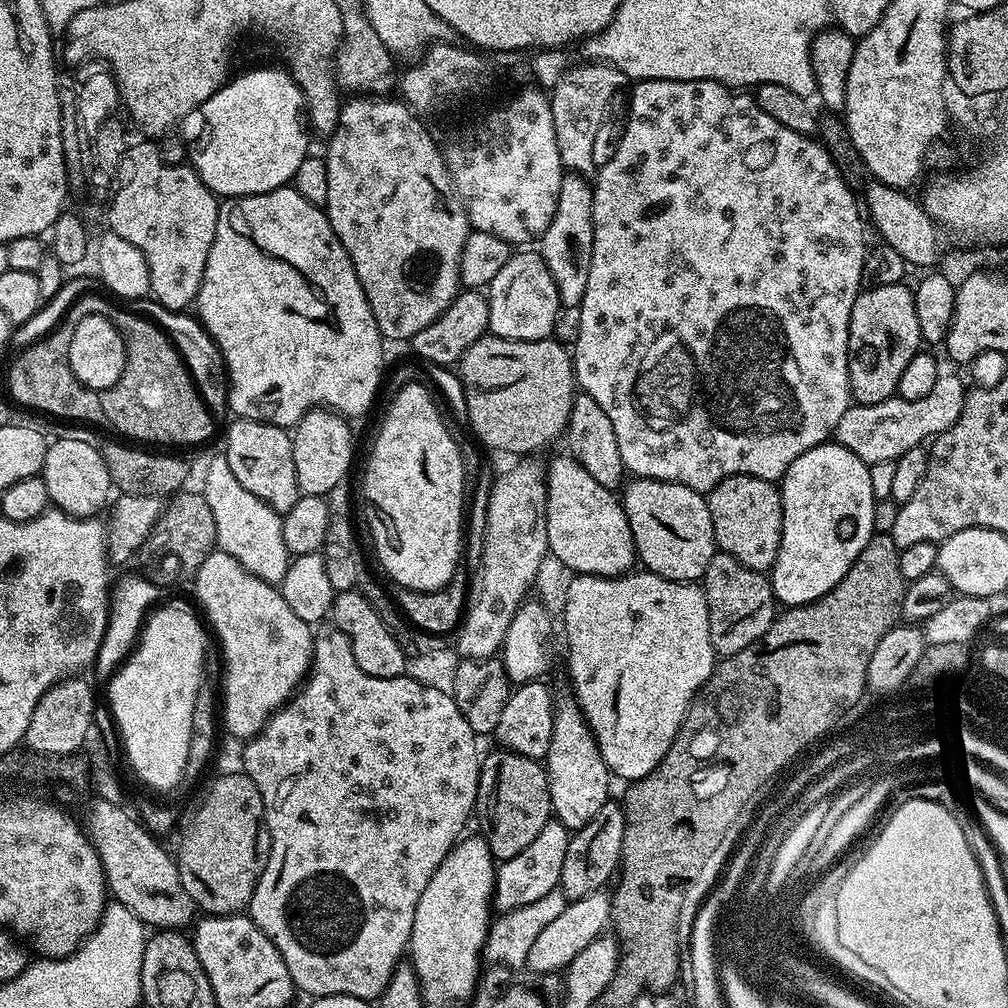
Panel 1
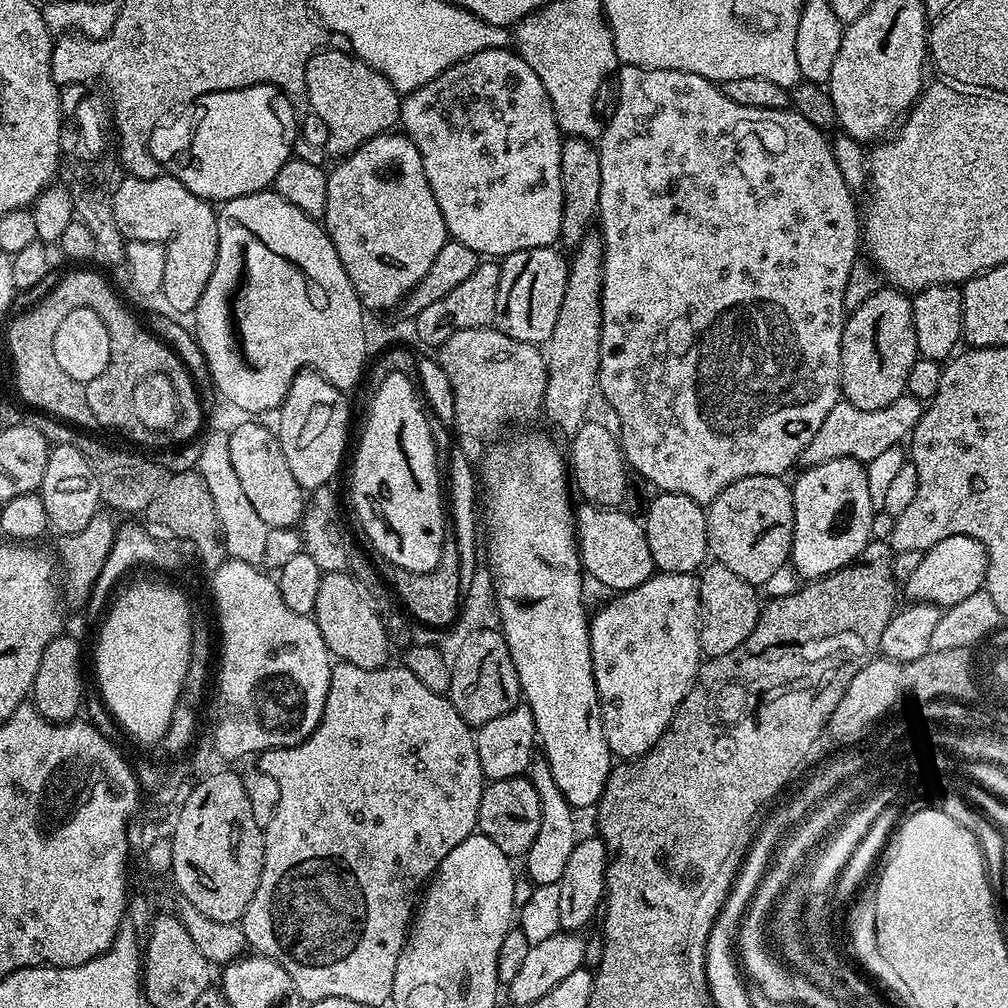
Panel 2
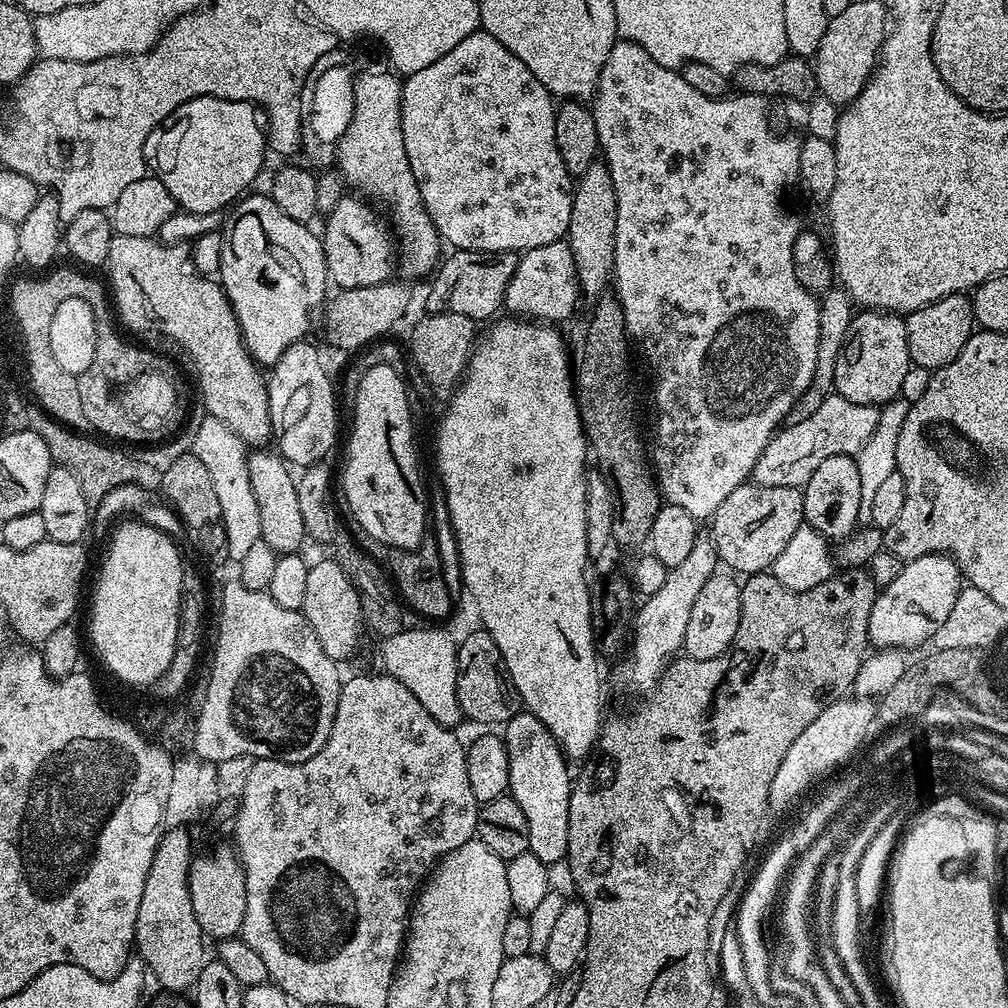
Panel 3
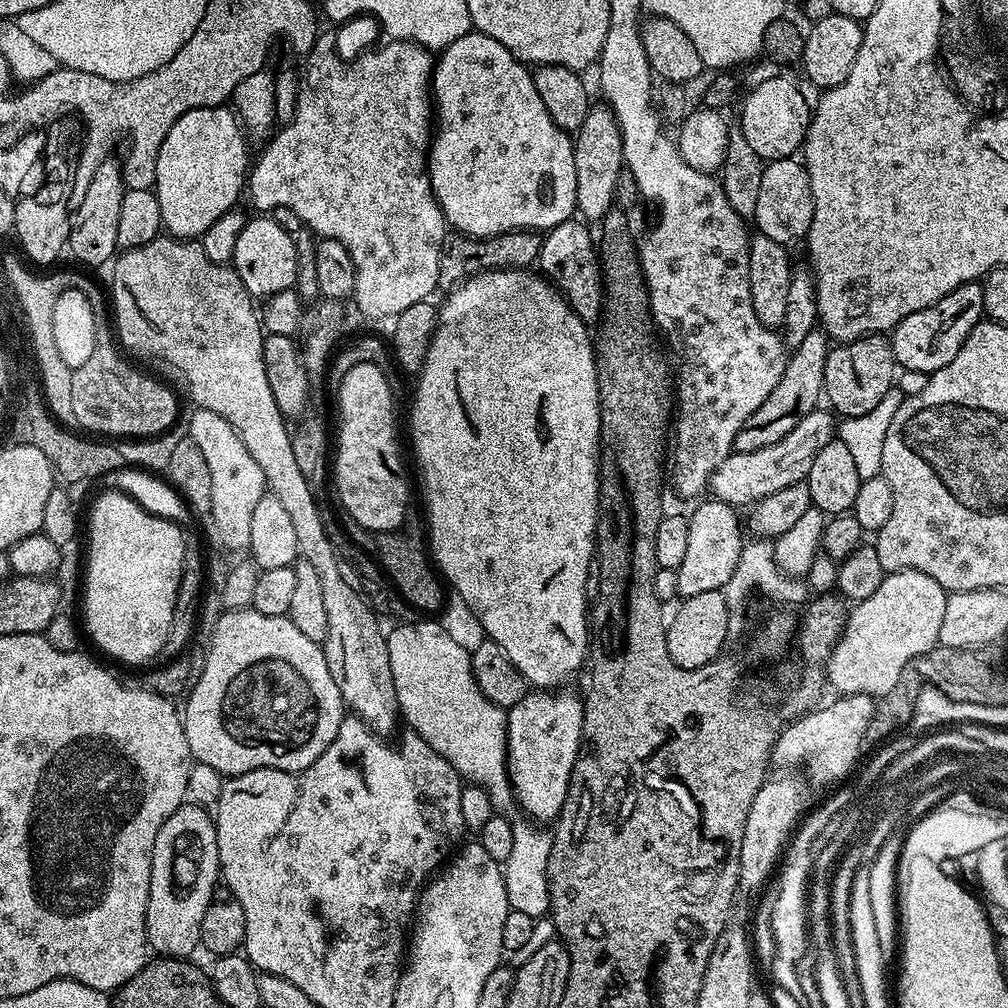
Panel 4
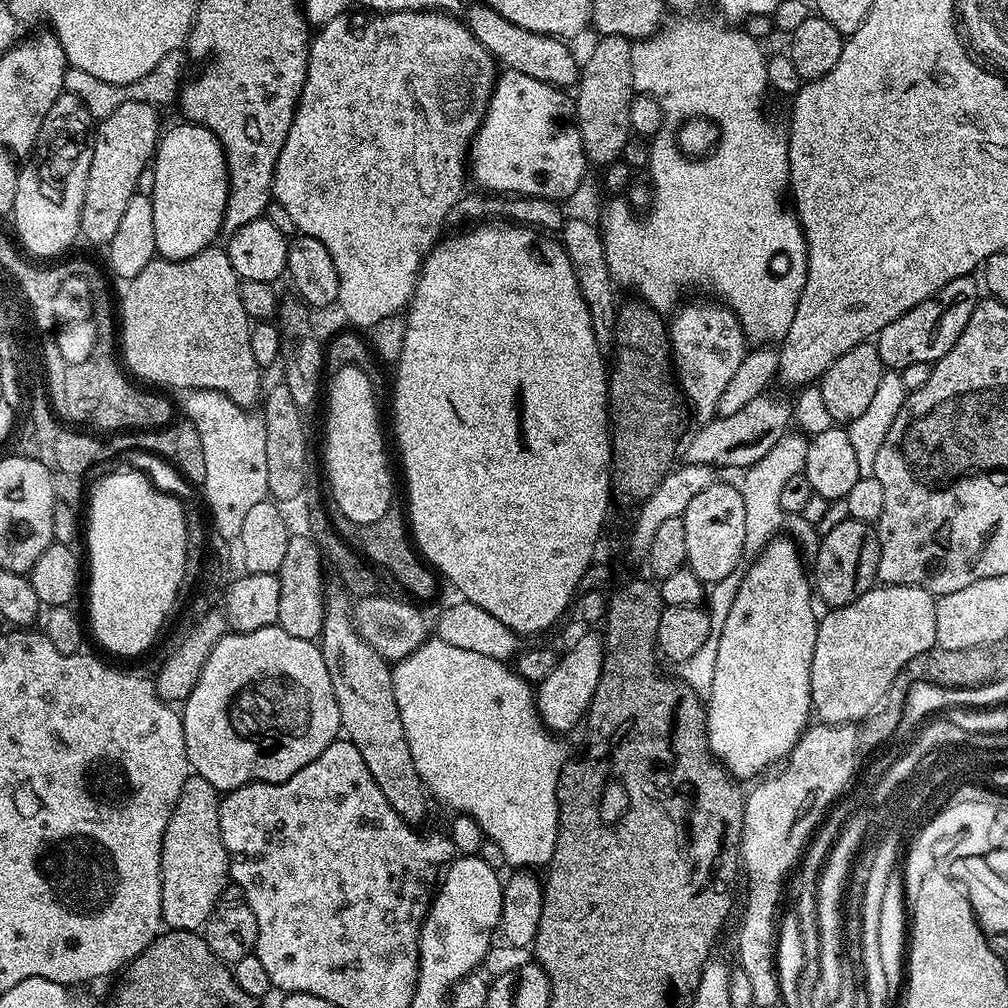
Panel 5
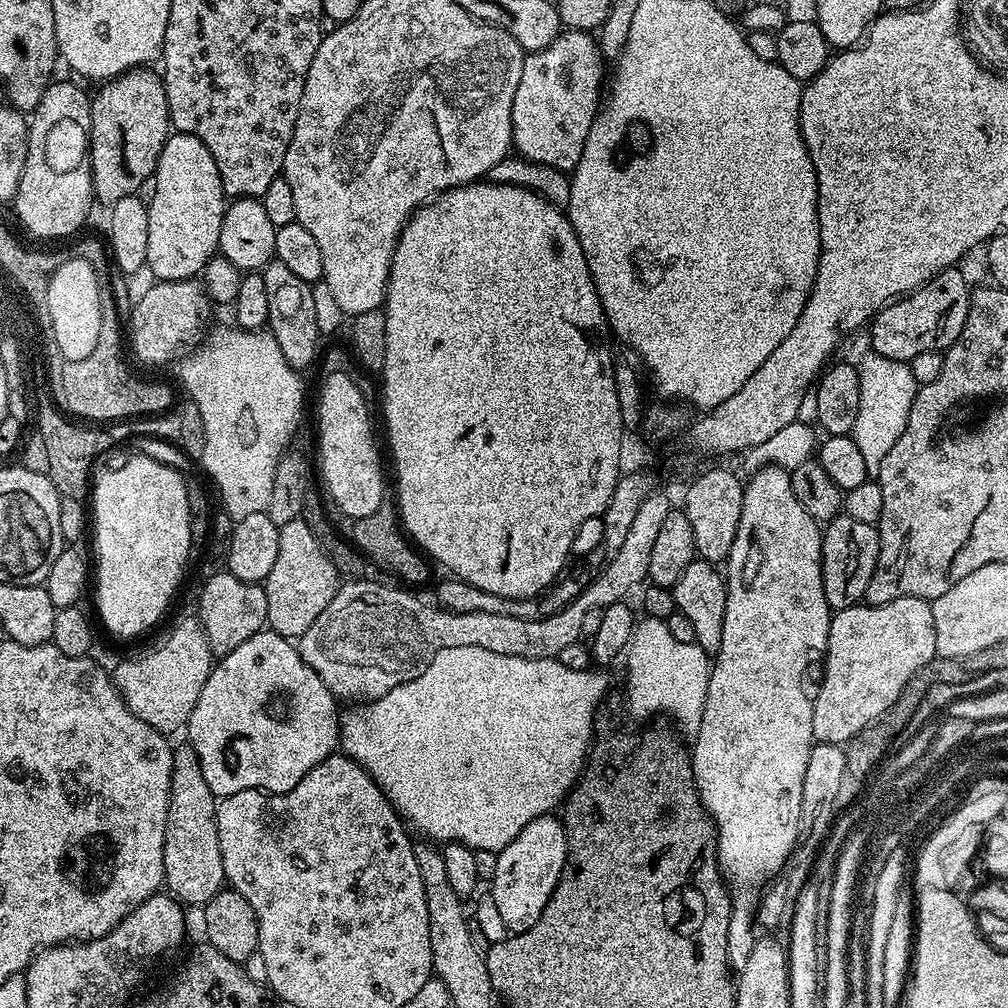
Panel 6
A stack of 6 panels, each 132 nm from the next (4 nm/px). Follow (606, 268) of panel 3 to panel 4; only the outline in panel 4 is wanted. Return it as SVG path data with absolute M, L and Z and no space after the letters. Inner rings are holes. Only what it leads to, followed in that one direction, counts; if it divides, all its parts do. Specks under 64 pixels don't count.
M606 106L589 109L586 121L575 133L575 177L578 190L575 191L577 211L583 219L601 221L614 206L618 180L624 172L624 151L622 150L621 128L616 116Z

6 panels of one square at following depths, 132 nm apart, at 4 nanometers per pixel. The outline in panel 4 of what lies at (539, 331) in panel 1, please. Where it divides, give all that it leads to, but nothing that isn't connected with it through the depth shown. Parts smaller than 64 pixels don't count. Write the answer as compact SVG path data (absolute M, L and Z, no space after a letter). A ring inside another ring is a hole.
M573 218L547 229L540 242L538 268L553 288L567 300L569 306L589 326L599 325L600 311L604 301L604 278L600 275L600 258L594 232L587 223Z

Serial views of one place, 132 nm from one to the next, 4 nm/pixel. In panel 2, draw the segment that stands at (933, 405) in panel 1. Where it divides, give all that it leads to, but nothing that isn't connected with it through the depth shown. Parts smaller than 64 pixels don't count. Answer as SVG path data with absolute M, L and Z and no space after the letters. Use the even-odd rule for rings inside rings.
M907 394L898 397L890 406L882 406L882 410L858 410L858 406L841 402L826 414L826 422L818 429L818 434L810 438L810 446L801 453L799 463L804 468L813 468L815 464L830 462L834 458L854 458L867 462L866 486L870 486L870 498L873 509L883 509L886 493L895 478L898 469L906 463L906 452L900 448L892 448L909 439L918 426L925 405Z

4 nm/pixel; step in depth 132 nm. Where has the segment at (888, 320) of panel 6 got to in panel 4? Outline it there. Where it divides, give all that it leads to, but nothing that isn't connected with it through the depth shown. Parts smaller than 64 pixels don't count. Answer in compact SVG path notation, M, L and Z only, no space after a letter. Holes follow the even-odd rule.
M980 282L958 286L946 298L938 298L934 306L906 314L890 333L897 365L903 370L922 370L929 374L942 370L962 350L962 342L966 342L970 330L974 330L984 315L984 285Z

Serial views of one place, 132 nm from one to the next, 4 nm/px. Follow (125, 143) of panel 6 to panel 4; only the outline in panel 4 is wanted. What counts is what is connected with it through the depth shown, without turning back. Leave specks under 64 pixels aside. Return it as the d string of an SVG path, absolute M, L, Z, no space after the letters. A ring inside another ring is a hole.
M109 158L94 170L94 178L90 178L90 186L86 186L86 198L75 205L68 225L67 251L72 251L76 260L84 264L104 264L117 255L118 249L118 210L122 207L122 198L126 191L124 173L119 163Z

